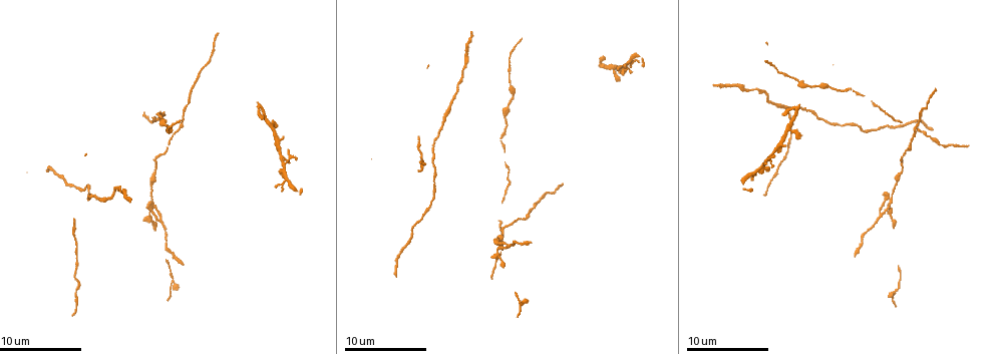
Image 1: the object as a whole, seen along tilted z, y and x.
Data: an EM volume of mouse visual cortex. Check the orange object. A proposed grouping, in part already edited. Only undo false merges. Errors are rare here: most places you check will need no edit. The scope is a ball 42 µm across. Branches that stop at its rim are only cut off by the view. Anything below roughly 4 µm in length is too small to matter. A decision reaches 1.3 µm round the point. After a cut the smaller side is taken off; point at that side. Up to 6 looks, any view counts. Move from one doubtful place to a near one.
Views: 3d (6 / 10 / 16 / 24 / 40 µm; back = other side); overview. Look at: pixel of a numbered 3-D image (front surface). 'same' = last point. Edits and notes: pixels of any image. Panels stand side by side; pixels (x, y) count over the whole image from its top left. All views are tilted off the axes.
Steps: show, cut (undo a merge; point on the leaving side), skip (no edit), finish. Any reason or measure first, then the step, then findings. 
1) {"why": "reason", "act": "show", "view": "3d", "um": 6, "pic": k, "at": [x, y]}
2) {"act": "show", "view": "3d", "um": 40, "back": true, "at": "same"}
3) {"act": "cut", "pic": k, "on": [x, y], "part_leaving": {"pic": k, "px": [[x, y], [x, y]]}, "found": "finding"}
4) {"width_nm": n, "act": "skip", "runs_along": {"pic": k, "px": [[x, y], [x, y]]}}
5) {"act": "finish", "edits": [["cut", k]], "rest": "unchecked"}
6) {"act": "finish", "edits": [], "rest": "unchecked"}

{"why": "four or more arms meet", "act": "show", "view": "3d", "um": 10, "pic": 1, "at": [502, 249]}

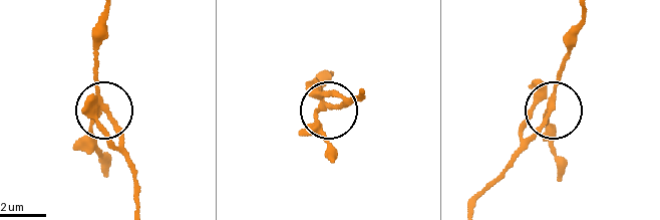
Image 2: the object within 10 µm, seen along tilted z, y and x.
{"act": "cut", "pic": 2, "on": [119, 132], "part_leaving": {"pic": 2, "px": [[103, 104], [118, 136], [137, 205]]}, "found": "two neurons meet here"}

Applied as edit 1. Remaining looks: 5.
{"why": "thick turns thin", "act": "show", "view": "3d", "um": 10, "pic": 1, "at": [443, 120]}

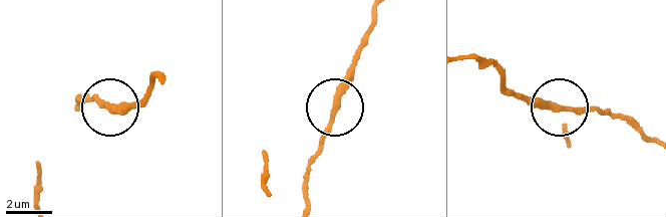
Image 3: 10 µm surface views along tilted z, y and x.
{"act": "skip", "found": "continuous, no second neuron"}

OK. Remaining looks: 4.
{"act": "show", "view": "3d", "um": 10, "pic": 1, "at": [512, 97]}

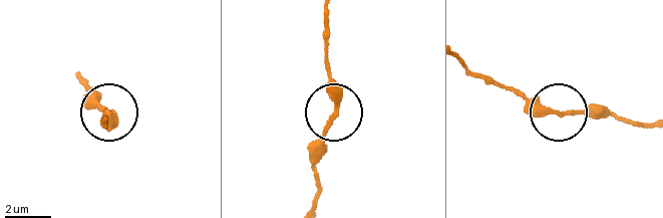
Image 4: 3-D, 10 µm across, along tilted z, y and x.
{"why": "other side", "act": "show", "view": "3d", "um": 10, "back": true, "pic": 4, "at": [336, 112]}

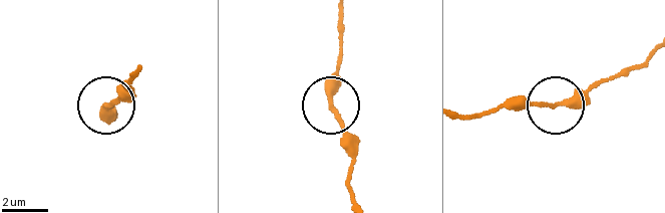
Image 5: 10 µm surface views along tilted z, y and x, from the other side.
{"width_nm": 240, "act": "skip", "runs_along": {"pic": 5, "px": [[330, 102], [357, 148]]}, "found": "continuous, no second neuron"}

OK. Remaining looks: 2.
{"act": "finish", "edits": [["cut", 2]], "rest": "unchecked"}

